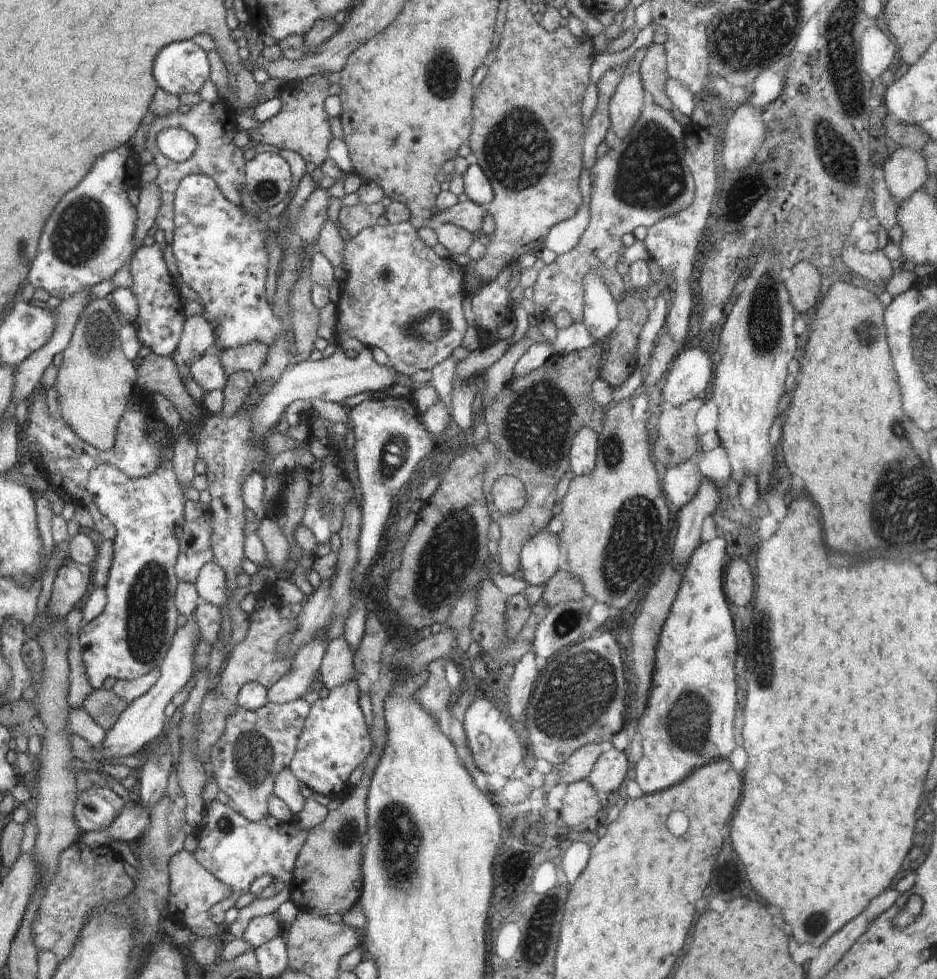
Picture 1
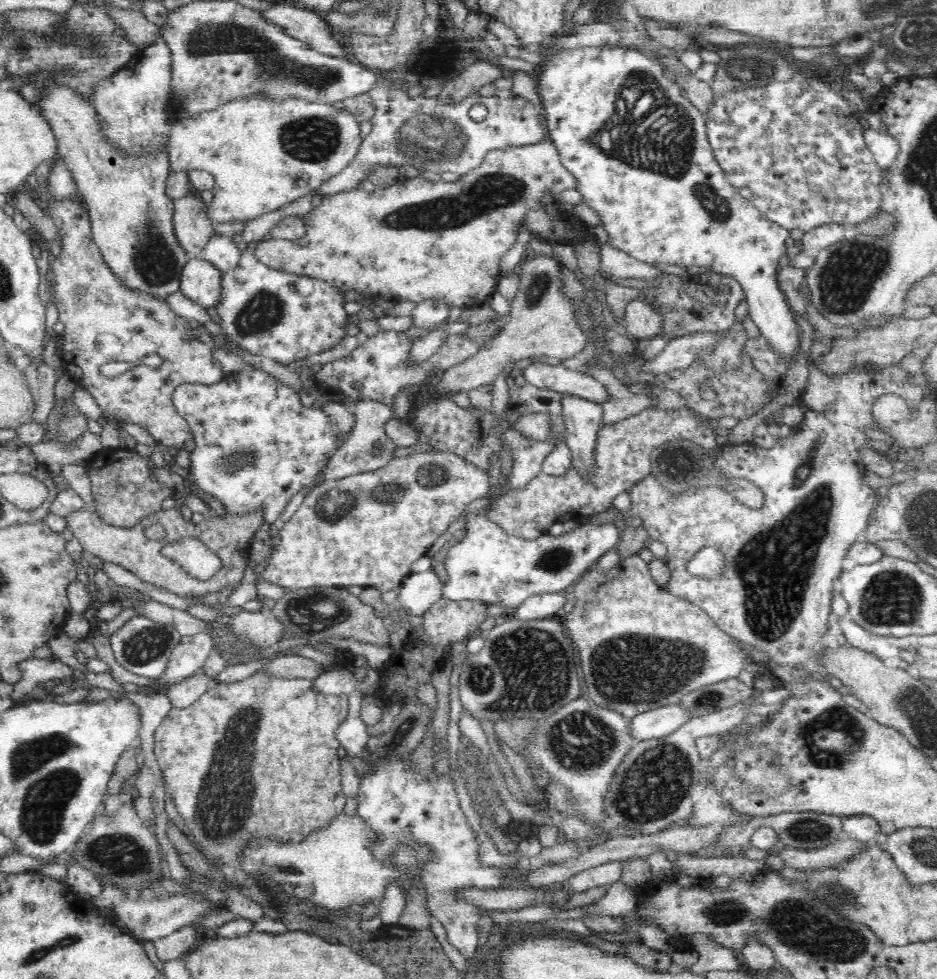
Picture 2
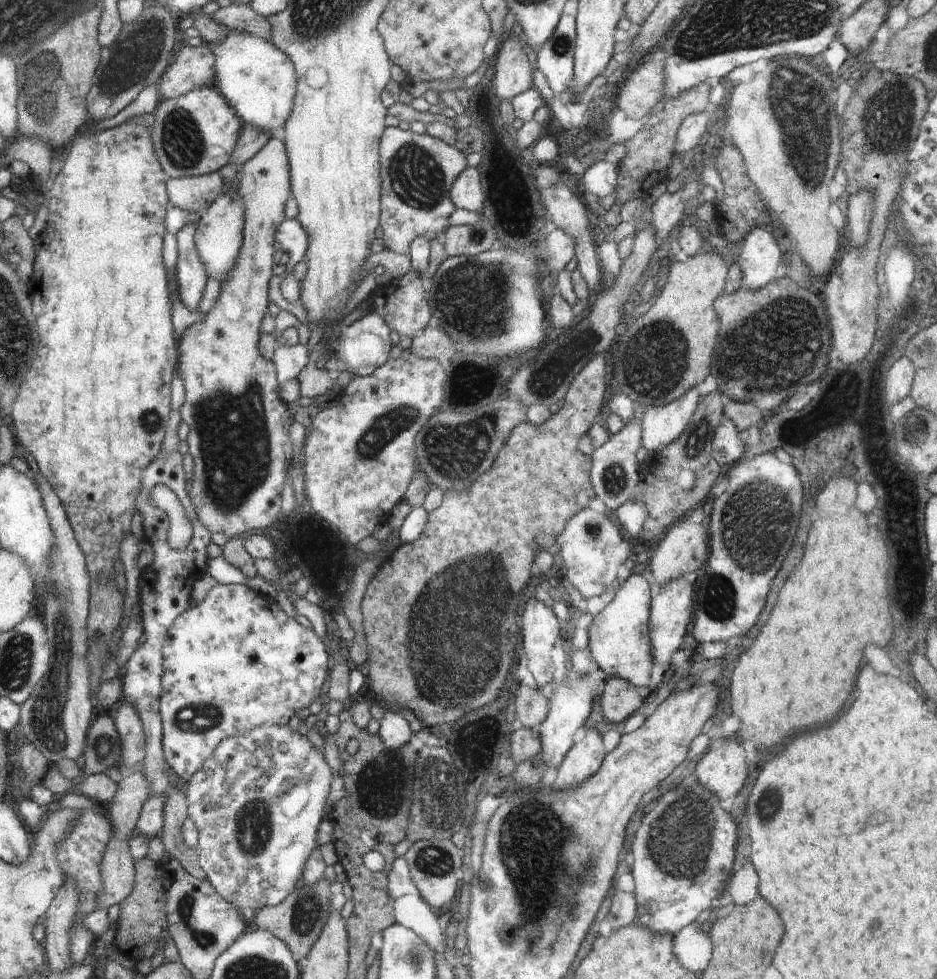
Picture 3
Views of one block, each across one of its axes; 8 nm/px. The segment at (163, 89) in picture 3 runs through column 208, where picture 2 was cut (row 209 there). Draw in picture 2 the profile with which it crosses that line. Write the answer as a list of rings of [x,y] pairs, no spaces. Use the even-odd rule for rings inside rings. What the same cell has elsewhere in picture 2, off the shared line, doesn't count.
[[[52,200],[43,206],[58,226],[61,238],[61,253],[51,258],[50,266],[56,275],[55,304],[59,311],[59,321],[66,327],[61,356],[64,372],[76,380],[78,386],[90,392],[105,419],[142,426],[157,443],[172,451],[182,449],[184,441],[193,438],[193,432],[174,407],[174,390],[183,384],[212,385],[220,382],[226,375],[222,365],[214,359],[211,348],[200,342],[198,332],[192,330],[189,321],[176,315],[166,301],[142,293],[142,290],[124,287],[124,283],[106,265],[94,242],[89,212],[81,200]],[[152,354],[157,354],[163,360],[157,369],[142,364],[142,360]],[[107,362],[128,362],[132,366],[119,376],[105,377],[100,373],[100,366]]]

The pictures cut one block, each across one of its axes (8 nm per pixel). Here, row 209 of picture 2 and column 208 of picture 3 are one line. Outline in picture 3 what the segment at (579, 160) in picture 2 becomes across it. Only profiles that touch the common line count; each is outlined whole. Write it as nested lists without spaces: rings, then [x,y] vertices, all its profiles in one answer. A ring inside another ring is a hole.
[[[216,584],[202,602],[196,606],[186,609],[168,628],[166,638],[162,647],[163,652],[163,673],[162,673],[162,694],[160,695],[160,716],[163,726],[162,750],[168,766],[184,781],[188,782],[200,766],[214,754],[214,750],[220,746],[222,740],[240,734],[244,730],[252,730],[256,726],[284,726],[288,725],[291,718],[294,718],[298,712],[307,710],[307,708],[316,702],[316,696],[324,693],[327,680],[329,678],[328,656],[322,639],[312,628],[306,628],[300,625],[296,619],[288,616],[276,602],[276,599],[270,595],[255,592],[246,585],[223,585]]]

